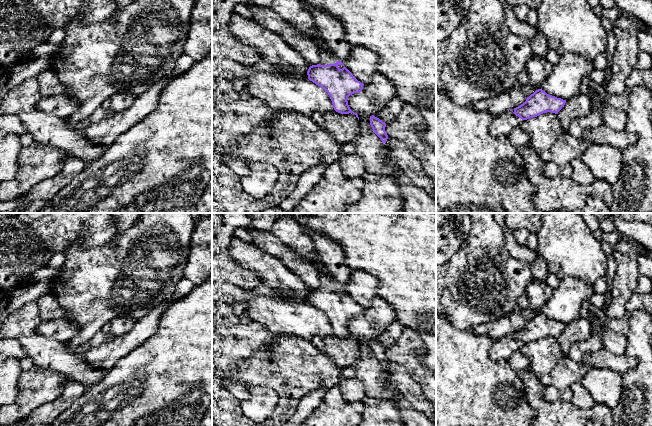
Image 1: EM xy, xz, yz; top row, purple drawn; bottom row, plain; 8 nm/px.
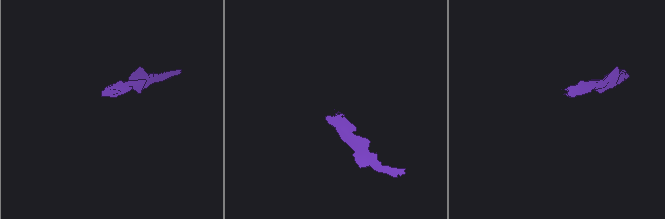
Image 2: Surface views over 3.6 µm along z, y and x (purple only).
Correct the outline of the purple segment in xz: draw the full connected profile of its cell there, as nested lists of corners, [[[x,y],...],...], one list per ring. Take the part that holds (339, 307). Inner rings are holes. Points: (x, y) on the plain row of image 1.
[[[283,213],[282,216],[273,223],[270,232],[273,236],[280,240],[285,245],[293,249],[300,257],[310,261],[319,273],[320,284],[317,289],[312,289],[307,295],[308,303],[316,309],[322,311],[330,320],[333,328],[333,332],[336,336],[341,338],[353,337],[359,344],[358,338],[354,337],[348,329],[348,321],[354,317],[362,315],[364,308],[358,305],[353,298],[339,285],[333,277],[326,273],[326,268],[321,262],[319,254],[315,248],[314,242],[311,238],[305,234],[297,222],[297,220],[291,218],[287,213]]]

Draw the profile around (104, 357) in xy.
[[[184,276],[177,284],[174,296],[169,302],[164,302],[142,319],[135,321],[129,332],[84,353],[85,360],[96,369],[109,372],[119,360],[140,346],[157,330],[158,322],[167,306],[173,300],[189,294],[194,287],[195,285]]]

